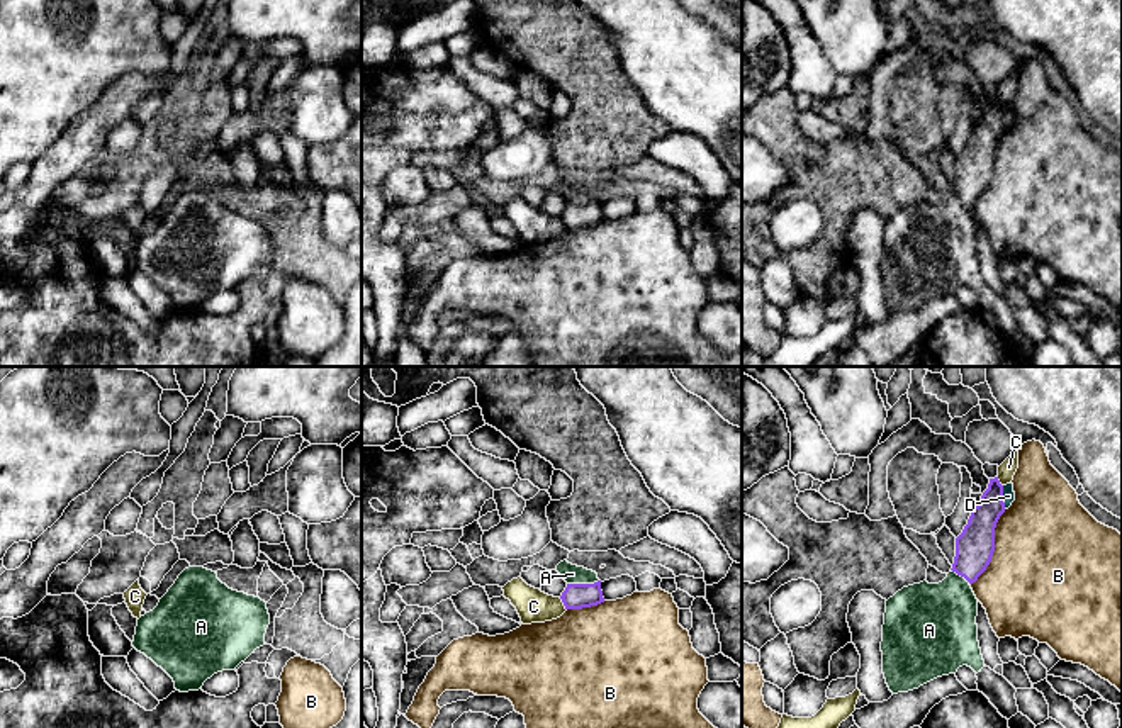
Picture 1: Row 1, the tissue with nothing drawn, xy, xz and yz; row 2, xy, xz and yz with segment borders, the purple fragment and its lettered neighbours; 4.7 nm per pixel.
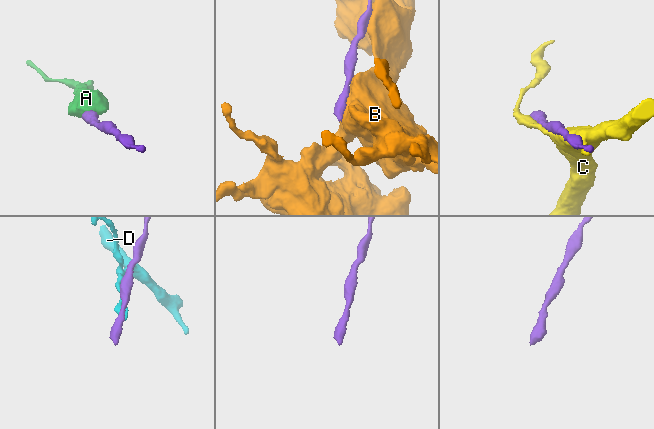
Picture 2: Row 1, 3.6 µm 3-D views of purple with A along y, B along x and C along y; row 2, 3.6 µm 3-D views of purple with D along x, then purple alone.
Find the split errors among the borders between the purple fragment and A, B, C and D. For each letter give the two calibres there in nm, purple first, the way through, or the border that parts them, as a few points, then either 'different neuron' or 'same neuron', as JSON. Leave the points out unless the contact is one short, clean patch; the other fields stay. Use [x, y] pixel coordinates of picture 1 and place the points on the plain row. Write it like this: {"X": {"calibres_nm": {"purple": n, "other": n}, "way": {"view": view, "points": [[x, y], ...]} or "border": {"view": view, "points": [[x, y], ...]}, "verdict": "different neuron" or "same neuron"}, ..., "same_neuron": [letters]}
{"A": {"calibres_nm": {"purple": 130, "other": 90}, "way": {"view": "xz", "points": [[576, 216], [583, 204], [572, 194]]}, "verdict": "same neuron"}, "B": {"calibres_nm": {"purple": 180, "other": 500}, "verdict": "different neuron"}, "C": {"calibres_nm": {"purple": 130, "other": 160}, "verdict": "different neuron"}, "D": {"calibres_nm": {"purple": 180, "other": 60}, "border": {"view": "yz", "points": [[1002, 106], [1005, 128]]}, "verdict": "different neuron"}, "same_neuron": ["A"]}

